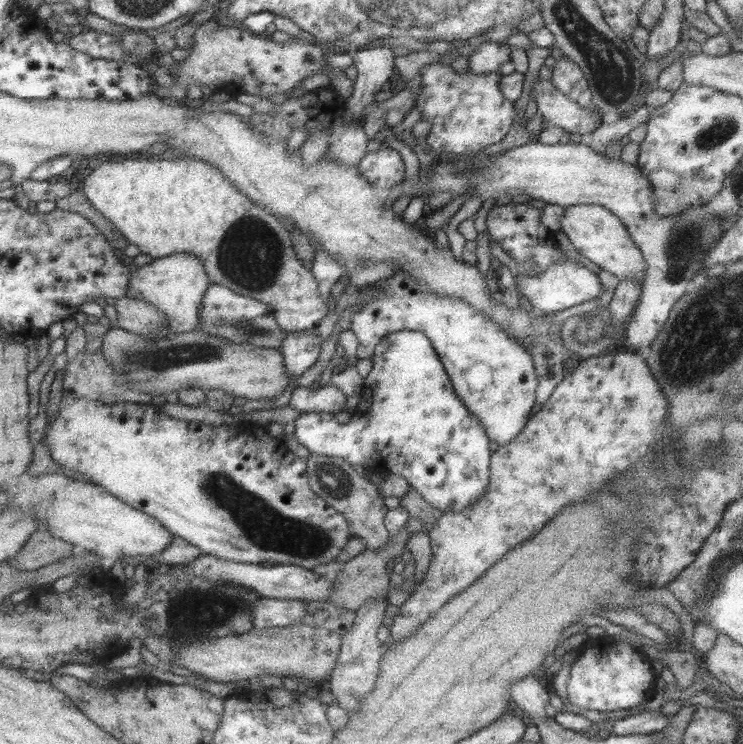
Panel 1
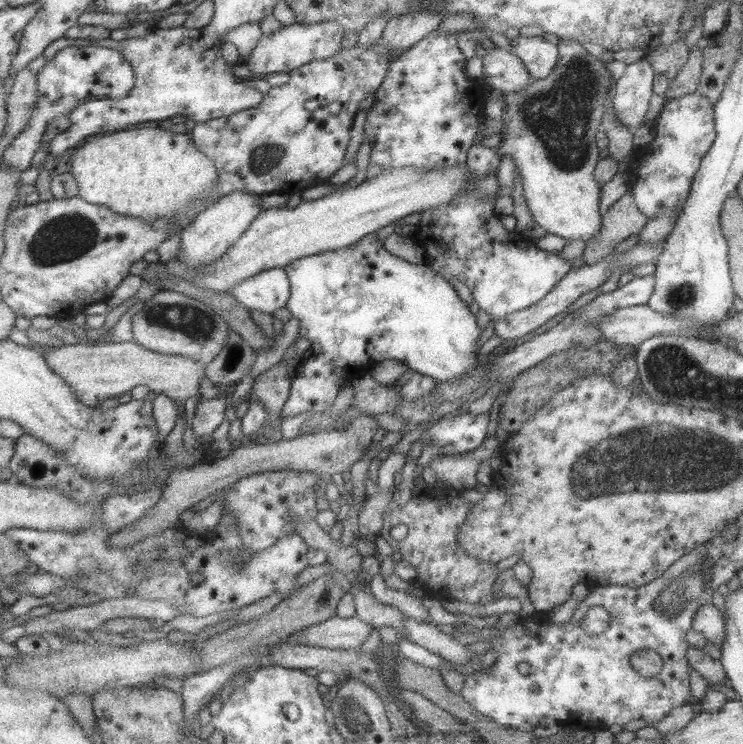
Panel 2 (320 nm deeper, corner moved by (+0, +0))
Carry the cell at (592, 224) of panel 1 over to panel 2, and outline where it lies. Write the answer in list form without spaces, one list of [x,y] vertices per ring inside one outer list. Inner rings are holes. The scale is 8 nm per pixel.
[[[554,39],[557,47],[557,58],[553,65],[552,71],[548,72],[545,78],[535,79],[529,81],[524,89],[519,89],[513,92],[502,93],[502,101],[505,103],[506,109],[500,116],[503,128],[501,128],[501,140],[495,151],[499,157],[508,156],[511,158],[512,163],[515,165],[516,174],[519,175],[520,183],[522,186],[522,195],[525,199],[528,211],[531,213],[532,219],[536,226],[541,226],[547,233],[560,236],[568,242],[572,240],[583,240],[585,244],[592,241],[601,226],[600,212],[598,211],[600,199],[600,184],[597,184],[594,179],[594,168],[596,162],[599,160],[599,150],[596,145],[595,135],[597,126],[602,122],[605,103],[608,102],[608,90],[610,90],[610,72],[606,69],[605,65],[593,54],[586,51],[581,43],[576,40],[567,39]]]

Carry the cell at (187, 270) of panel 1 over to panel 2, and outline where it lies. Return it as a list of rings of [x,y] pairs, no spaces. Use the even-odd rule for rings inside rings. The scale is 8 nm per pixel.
[[[233,191],[219,197],[214,203],[198,212],[187,226],[181,228],[180,247],[176,259],[185,263],[190,269],[211,264],[236,242],[261,210],[261,199],[257,193]]]

